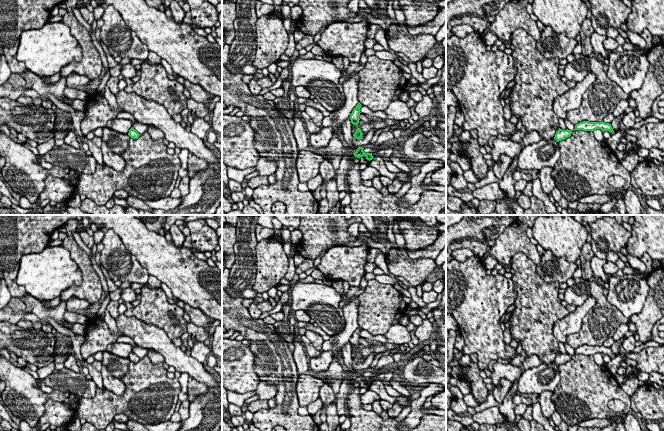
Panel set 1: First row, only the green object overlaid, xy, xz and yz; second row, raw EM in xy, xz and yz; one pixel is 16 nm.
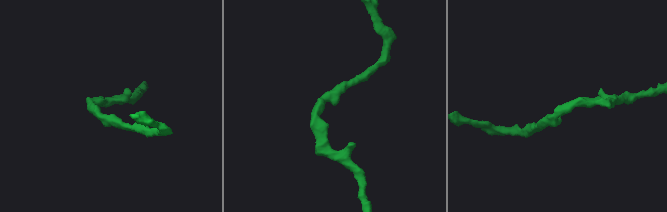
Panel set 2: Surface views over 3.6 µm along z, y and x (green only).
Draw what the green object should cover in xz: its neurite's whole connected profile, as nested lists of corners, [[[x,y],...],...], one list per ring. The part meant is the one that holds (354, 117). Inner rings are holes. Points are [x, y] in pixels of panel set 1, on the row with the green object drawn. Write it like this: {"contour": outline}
{"contour": [[[358,103],[357,106],[353,109],[351,115],[350,115],[350,120],[351,120],[351,123],[354,124],[354,125],[358,125],[359,123],[359,115],[360,115],[360,108],[361,108],[361,104]]]}

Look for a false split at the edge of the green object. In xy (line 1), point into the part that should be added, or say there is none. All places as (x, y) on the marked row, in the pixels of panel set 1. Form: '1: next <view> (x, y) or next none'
1: next none

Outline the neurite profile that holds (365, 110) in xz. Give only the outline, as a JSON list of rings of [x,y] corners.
[[[364,105],[361,106],[360,112],[365,115],[374,116],[381,119],[387,119],[387,115],[385,114],[384,111],[372,111],[371,109]]]

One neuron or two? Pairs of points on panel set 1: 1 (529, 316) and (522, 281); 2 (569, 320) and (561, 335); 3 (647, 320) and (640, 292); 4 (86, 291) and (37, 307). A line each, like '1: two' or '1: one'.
1: one
2: one
3: two
4: two

